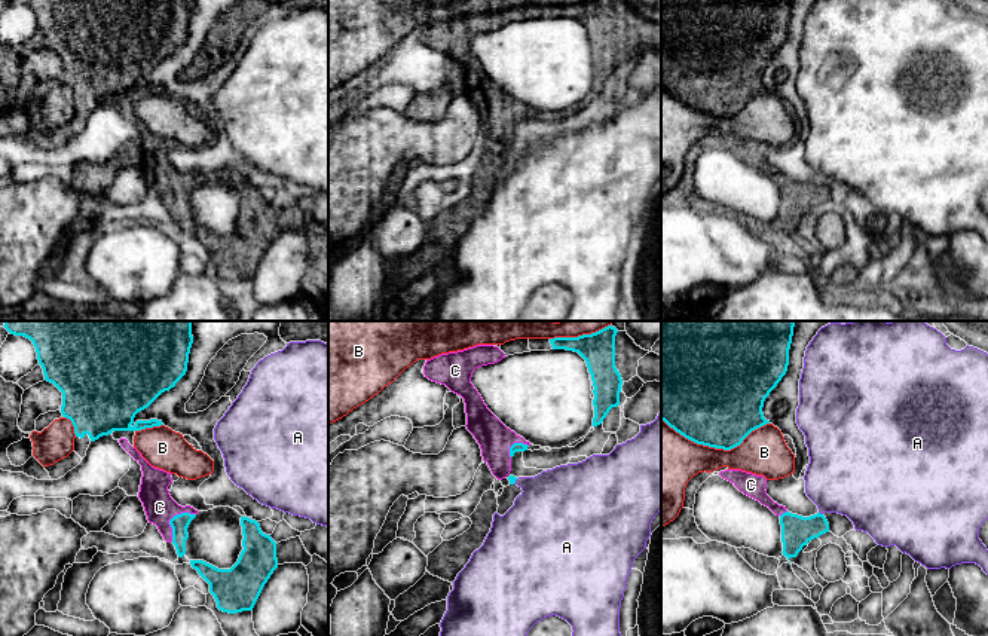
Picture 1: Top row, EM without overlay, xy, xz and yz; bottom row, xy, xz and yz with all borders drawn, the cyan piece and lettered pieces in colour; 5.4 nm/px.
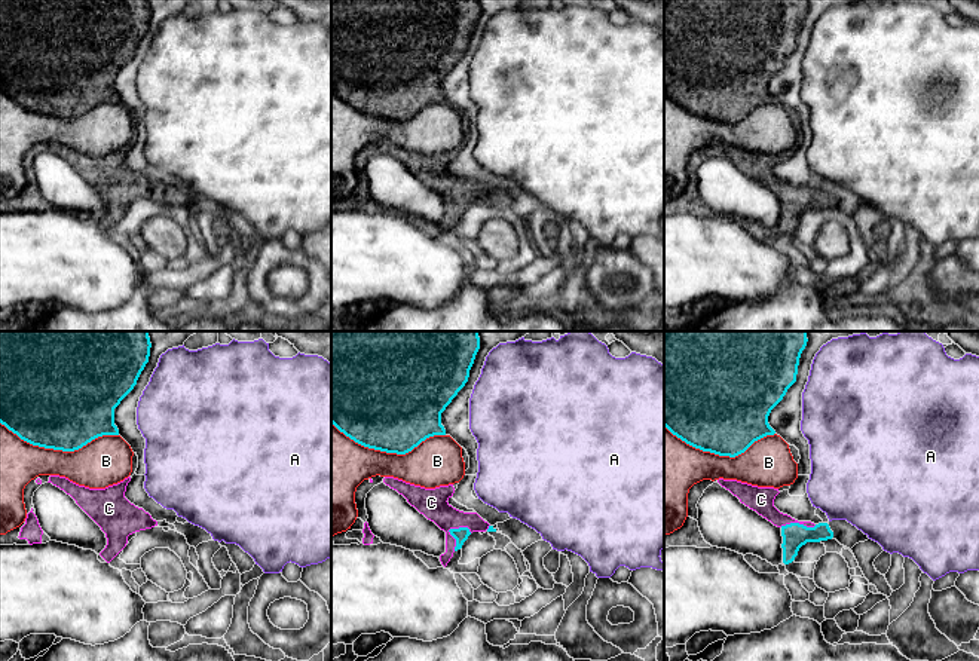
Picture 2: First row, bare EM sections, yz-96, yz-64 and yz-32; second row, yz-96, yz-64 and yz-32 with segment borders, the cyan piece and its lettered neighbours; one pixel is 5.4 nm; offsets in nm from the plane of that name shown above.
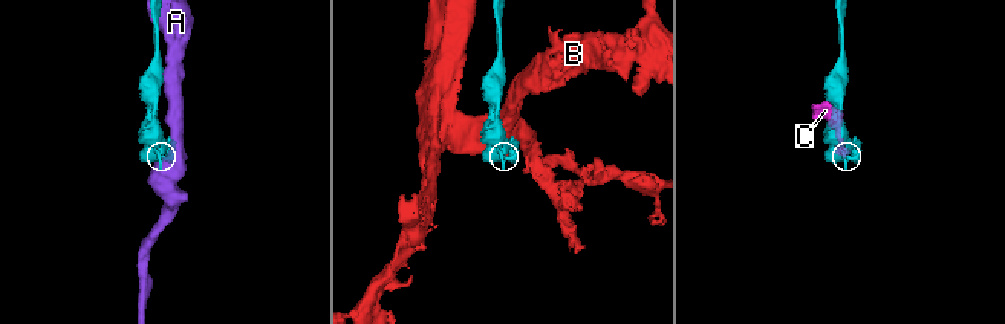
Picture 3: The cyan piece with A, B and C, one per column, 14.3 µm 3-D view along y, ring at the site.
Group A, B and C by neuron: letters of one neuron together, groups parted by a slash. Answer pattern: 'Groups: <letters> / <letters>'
Groups: A / B / C

